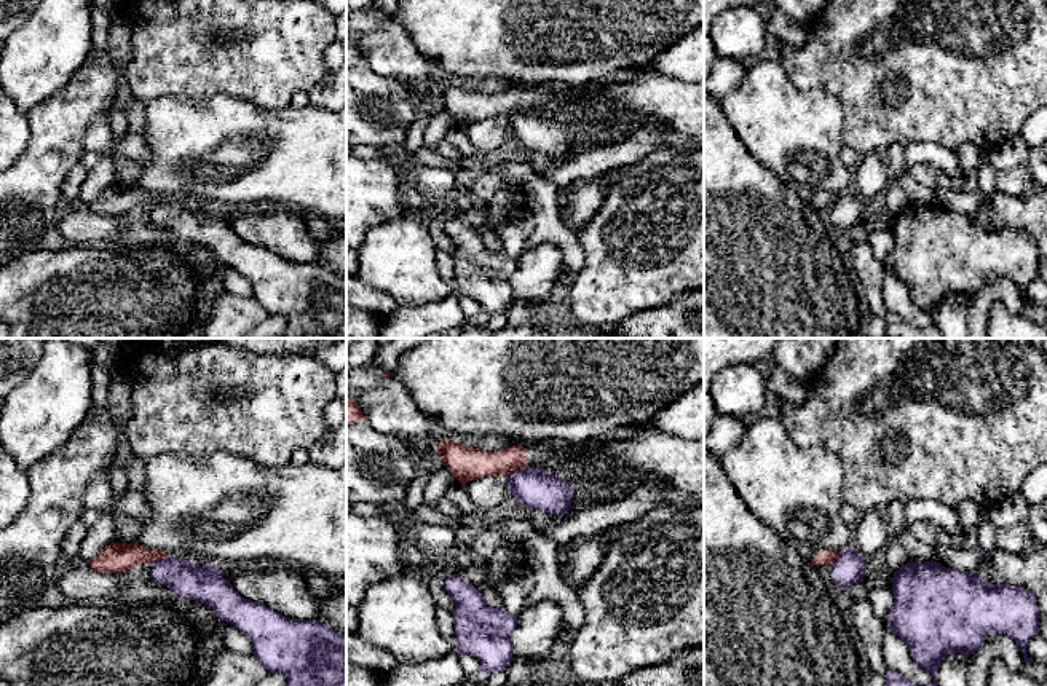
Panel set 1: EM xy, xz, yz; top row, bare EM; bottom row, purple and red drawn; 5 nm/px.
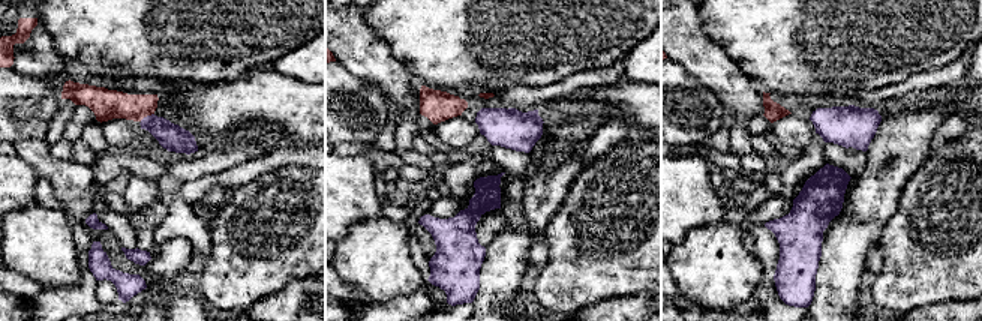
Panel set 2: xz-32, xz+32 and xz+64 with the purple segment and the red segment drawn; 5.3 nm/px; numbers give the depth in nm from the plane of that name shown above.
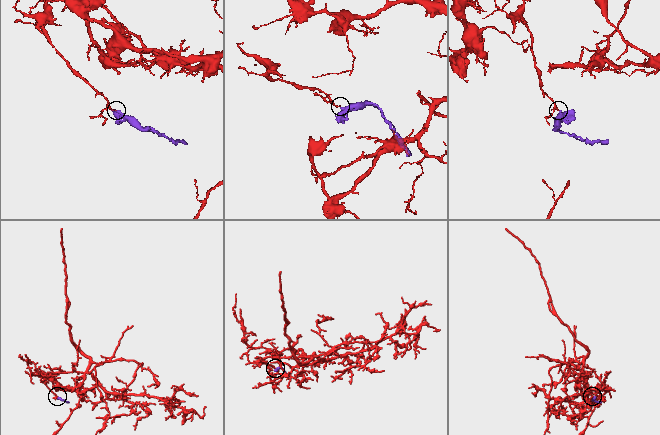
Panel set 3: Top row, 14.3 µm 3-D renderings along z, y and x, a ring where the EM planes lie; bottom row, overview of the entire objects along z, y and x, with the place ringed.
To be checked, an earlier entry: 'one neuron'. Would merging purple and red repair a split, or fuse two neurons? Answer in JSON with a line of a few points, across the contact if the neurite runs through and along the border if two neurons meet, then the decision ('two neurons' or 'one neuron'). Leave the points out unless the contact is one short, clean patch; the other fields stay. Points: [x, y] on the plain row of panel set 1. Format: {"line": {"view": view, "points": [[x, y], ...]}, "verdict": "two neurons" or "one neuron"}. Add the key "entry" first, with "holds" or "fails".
{"entry": "fails", "line": {"view": "xz", "points": [[525, 109], [508, 117]]}, "verdict": "two neurons"}

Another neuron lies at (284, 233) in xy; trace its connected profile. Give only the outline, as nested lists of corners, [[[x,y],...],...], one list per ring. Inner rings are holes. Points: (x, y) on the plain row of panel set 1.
[[[294,211],[236,215],[228,222],[246,242],[260,246],[289,262],[313,263],[319,258],[319,242],[308,231],[305,219]]]

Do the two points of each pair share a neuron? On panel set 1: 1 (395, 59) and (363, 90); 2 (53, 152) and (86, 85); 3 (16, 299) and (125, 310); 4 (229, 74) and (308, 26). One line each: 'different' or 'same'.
1: different
2: same
3: same
4: same

